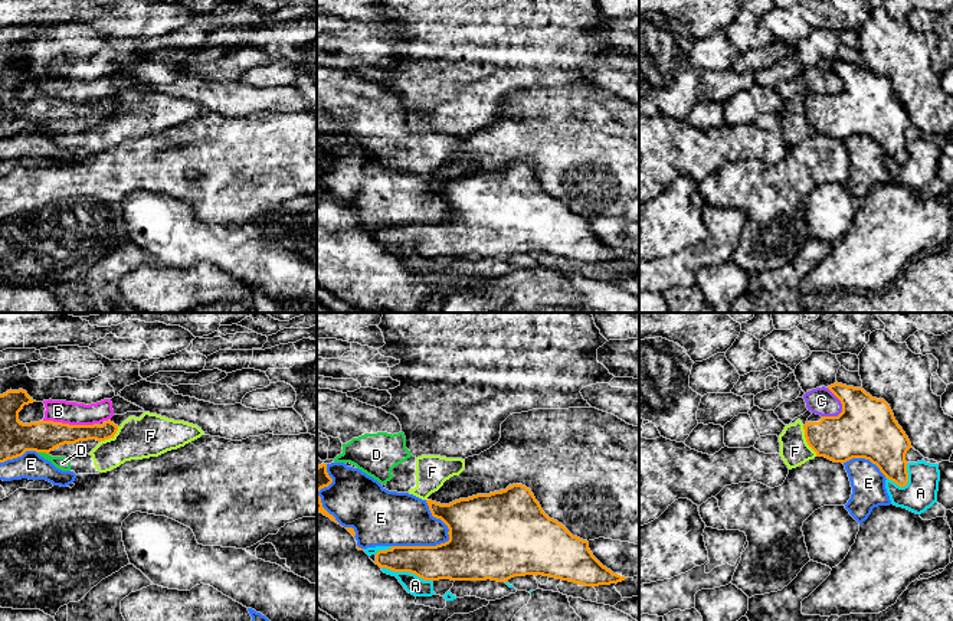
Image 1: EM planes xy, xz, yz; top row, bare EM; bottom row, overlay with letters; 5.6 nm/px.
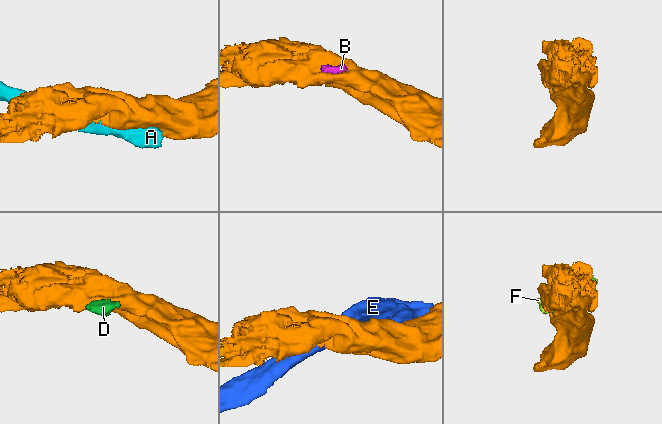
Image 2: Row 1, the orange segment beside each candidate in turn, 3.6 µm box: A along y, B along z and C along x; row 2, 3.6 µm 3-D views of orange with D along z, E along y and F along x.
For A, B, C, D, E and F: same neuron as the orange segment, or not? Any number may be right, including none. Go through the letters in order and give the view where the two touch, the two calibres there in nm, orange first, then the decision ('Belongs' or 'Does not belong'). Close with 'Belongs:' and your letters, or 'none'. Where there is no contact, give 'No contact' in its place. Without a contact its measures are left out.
A: Touches orange in xz. Thickness 200 nm (orange) against 110 nm. Does not belong
B: Touches orange in xy. Thickness 180 nm (orange) against 130 nm. Does not belong
C: Touches orange in yz. Thickness 340 nm (orange) against 160 nm. Does not belong
D: Touches orange in xy. Thickness 180 nm (orange) against 80 nm. Does not belong
E: Touches orange in xz. Thickness 280 nm (orange) against 300 nm. Does not belong
F: Touches orange in yz. Thickness 260 nm (orange) against 160 nm. Does not belong
Belongs: none

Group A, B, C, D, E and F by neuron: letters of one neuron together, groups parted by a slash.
A / B C / D F / E

